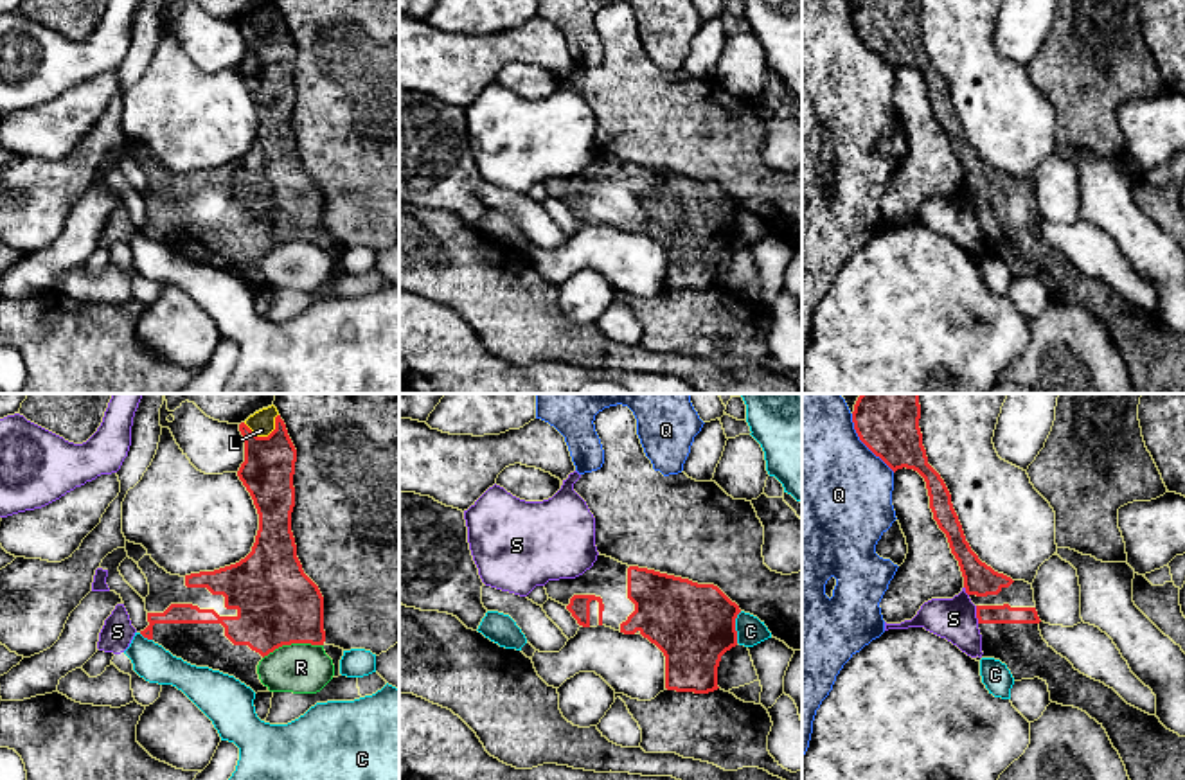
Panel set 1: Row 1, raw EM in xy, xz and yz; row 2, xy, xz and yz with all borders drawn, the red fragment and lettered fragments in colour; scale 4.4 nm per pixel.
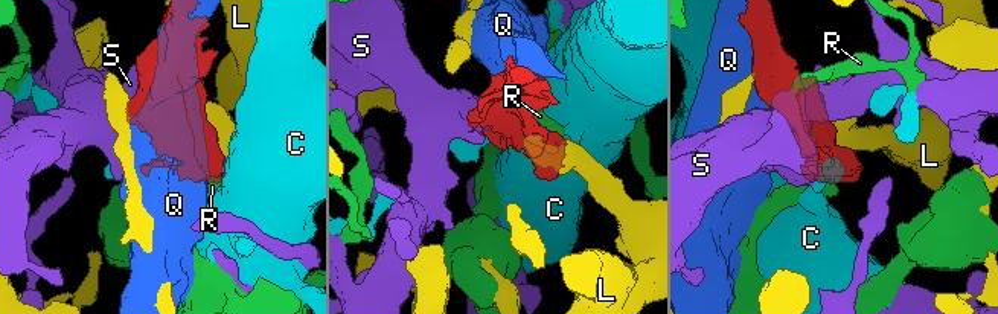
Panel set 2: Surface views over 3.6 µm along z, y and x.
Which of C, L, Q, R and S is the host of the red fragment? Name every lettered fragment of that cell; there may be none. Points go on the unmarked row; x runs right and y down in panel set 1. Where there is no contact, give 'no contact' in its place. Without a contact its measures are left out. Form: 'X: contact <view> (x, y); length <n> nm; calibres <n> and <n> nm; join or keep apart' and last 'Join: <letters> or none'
C: contact xz (734, 225); length 150 nm; calibres 380 and 130 nm; keep apart
L: contact xy (265, 35); length 170 nm; calibres 240 and 110 nm; keep apart
Q: contact yz (865, 42); length 320 nm; calibres 260 and 500 nm; keep apart
R: contact xy (292, 239); length 280 nm; calibres 380 and 220 nm; keep apart
S: contact yz (977, 212); length 80 nm; calibres 80 and 190 nm; keep apart
Join: none

